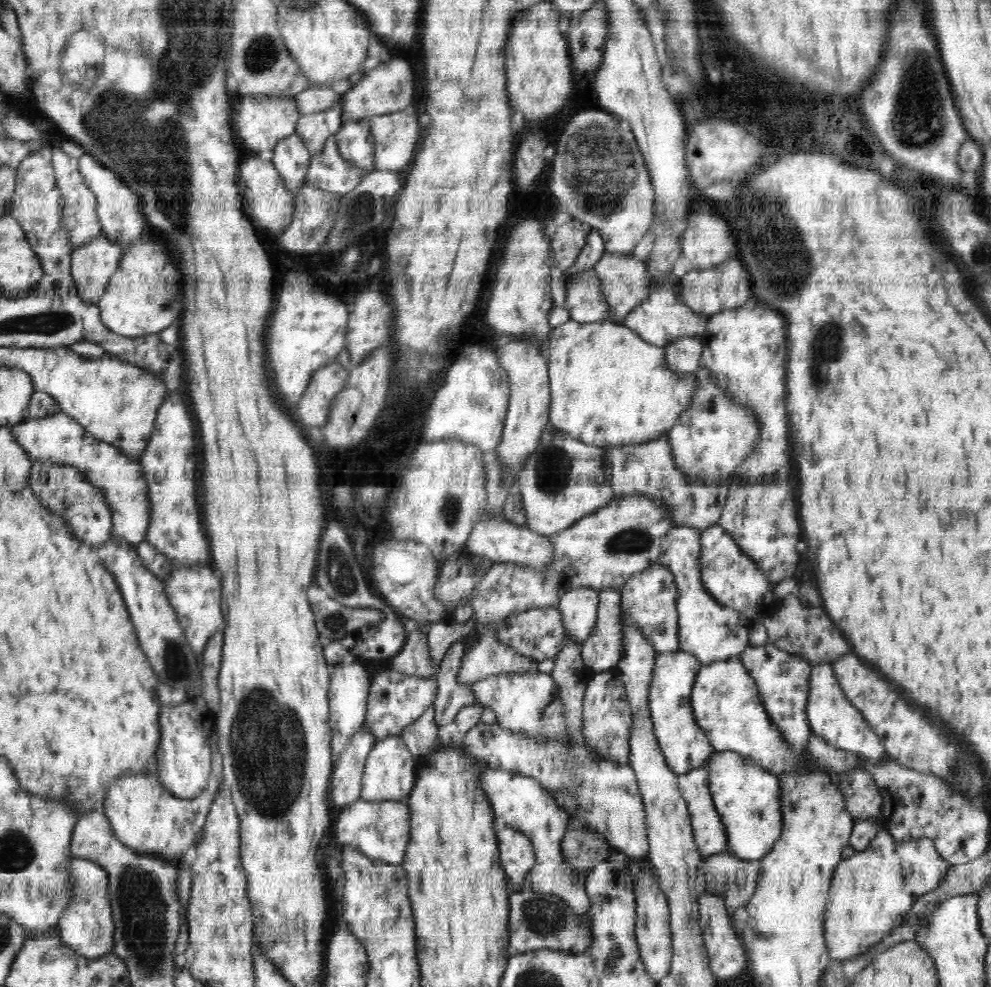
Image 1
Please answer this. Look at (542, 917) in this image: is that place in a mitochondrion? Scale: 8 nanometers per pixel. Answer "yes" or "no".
yes

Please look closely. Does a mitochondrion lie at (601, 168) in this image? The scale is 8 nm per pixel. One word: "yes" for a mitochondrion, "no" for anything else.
yes

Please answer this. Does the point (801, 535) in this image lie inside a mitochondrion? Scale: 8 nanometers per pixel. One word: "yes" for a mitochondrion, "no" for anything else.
no

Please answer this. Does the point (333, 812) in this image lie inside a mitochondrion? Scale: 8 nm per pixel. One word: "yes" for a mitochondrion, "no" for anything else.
no

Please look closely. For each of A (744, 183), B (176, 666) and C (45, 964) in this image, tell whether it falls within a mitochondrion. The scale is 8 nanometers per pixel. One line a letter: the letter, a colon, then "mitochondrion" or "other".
A: other
B: mitochondrion
C: other

